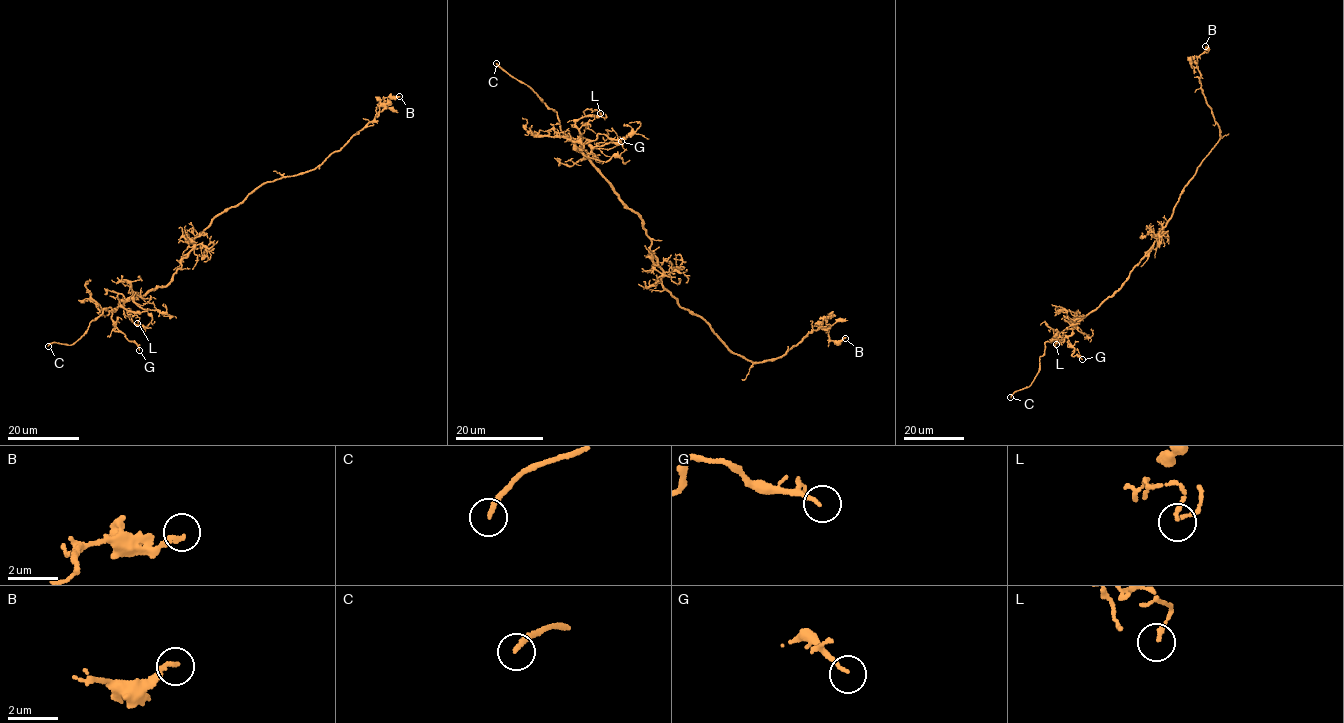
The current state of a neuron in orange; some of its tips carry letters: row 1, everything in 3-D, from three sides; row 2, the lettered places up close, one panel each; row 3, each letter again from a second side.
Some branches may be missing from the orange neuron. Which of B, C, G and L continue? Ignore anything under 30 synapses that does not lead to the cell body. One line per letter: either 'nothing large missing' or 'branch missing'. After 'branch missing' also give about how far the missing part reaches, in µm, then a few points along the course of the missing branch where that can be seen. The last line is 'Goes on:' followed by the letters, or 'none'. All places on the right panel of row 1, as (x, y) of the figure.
B: nothing large missing
C: branch missing; about 3 µm are missing
G: nothing large missing
L: nothing large missing
Goes on: C

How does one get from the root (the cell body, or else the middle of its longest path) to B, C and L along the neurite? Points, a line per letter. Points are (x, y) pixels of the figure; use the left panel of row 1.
B: (193, 240), (216, 216), (236, 207), (262, 185), (312, 170), (374, 118), (384, 107), (385, 97), (399, 96)
C: (193, 240), (194, 248), (166, 286), (133, 297), (113, 311), (105, 308), (71, 344), (54, 342), (48, 346)
L: (193, 240), (194, 248), (166, 286), (121, 305), (139, 317), (137, 323)

